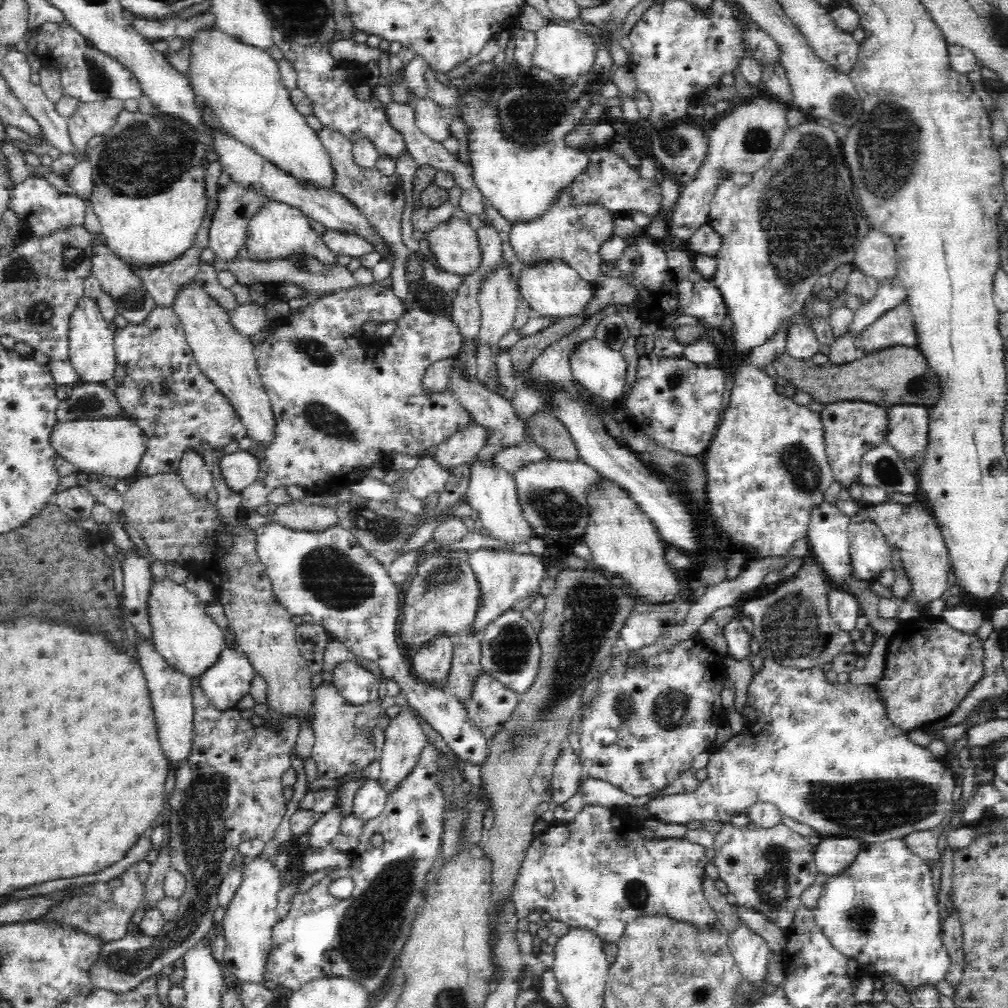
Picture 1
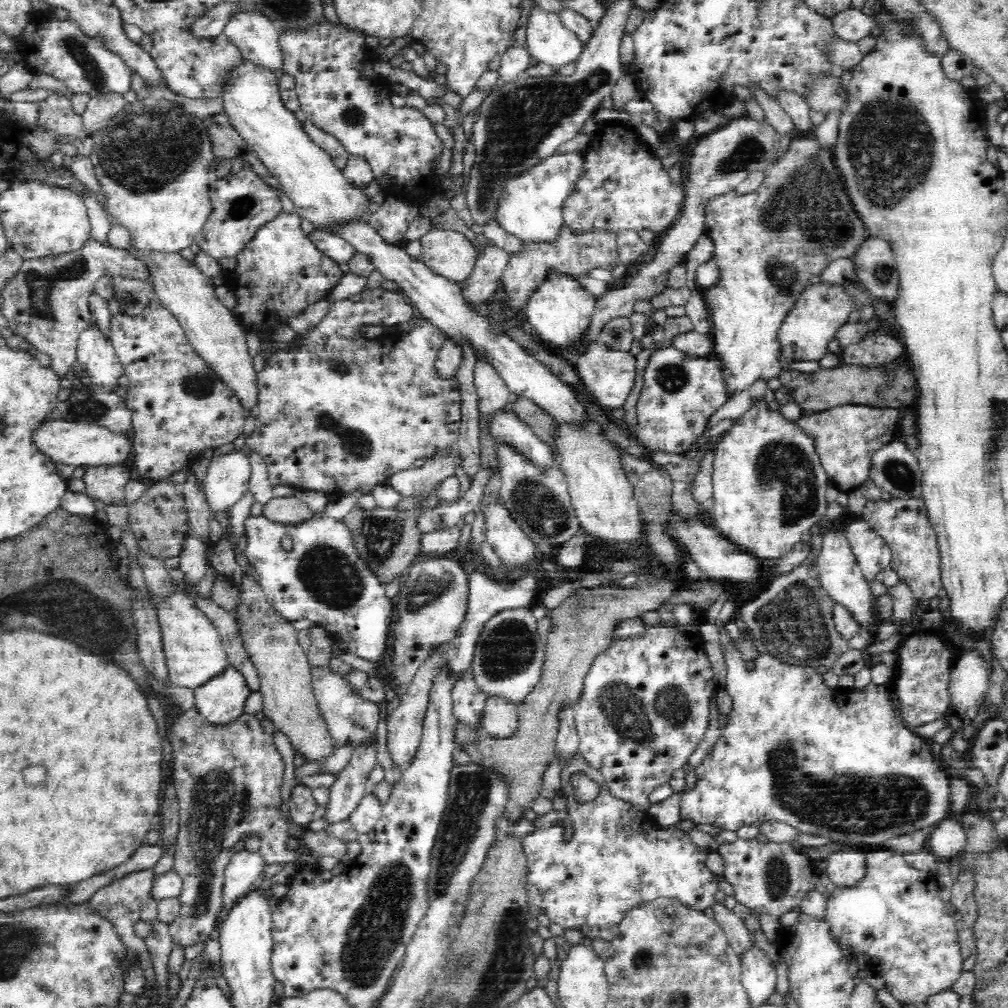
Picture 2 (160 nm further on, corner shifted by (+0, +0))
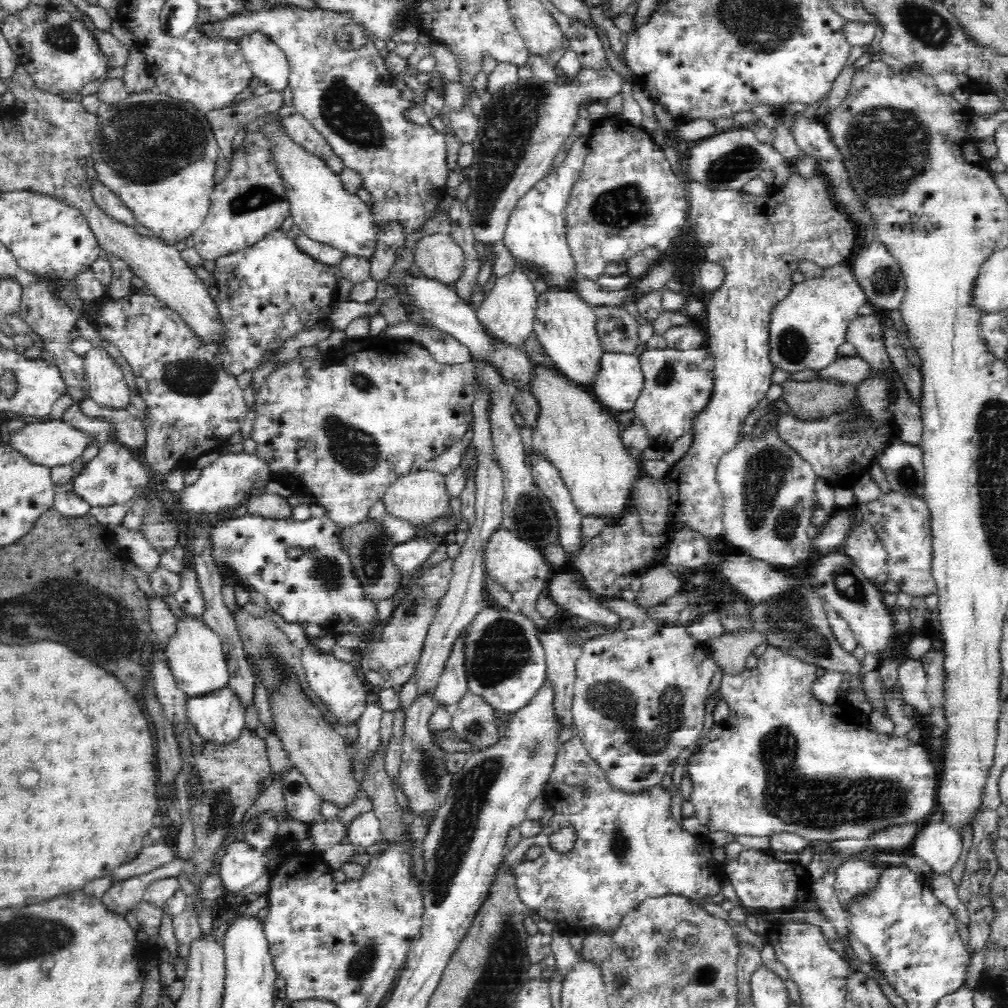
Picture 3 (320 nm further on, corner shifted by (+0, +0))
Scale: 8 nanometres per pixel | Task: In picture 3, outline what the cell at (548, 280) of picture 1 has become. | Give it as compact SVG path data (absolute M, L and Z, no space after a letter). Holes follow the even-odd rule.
M552 286L539 294L533 320L533 331L556 370L568 381L588 389L597 371L603 350L595 327L593 307L575 291Z

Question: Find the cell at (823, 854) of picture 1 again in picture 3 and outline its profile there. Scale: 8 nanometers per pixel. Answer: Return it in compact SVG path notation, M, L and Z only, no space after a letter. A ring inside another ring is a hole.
M849 859L835 868L835 891L842 908L850 899L875 887L879 875L878 865L864 860Z

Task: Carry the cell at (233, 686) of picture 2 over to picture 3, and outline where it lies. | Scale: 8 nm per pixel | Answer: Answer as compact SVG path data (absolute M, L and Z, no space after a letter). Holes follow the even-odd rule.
M222 685L220 688L212 689L203 695L187 697L187 719L196 732L208 741L220 741L227 743L235 739L244 725L245 708L238 697L238 693L230 685Z

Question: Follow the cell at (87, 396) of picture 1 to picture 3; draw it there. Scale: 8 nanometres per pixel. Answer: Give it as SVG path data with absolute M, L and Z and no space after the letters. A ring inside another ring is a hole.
M86 396L80 402L80 414L86 418L102 418L110 424L110 437L124 446L138 448L144 444L145 432L141 420L134 418L127 408L100 406Z

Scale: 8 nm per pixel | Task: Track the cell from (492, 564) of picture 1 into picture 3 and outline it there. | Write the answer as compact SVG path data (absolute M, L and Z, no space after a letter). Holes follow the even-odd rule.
M471 624L466 630L454 640L449 658L444 666L444 672L438 680L438 686L434 690L435 702L442 703L448 707L451 714L457 709L457 700L468 691L468 676L466 676L466 648L467 637Z

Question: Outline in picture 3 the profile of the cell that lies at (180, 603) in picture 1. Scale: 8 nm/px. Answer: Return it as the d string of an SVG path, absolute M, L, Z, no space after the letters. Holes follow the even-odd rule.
M188 614L176 616L173 631L169 634L164 653L178 688L187 697L195 697L220 688L229 681L229 668L220 635L210 629L204 618L192 618Z

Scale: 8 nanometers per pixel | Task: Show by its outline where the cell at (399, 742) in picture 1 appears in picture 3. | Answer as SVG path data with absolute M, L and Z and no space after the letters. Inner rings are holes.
M475 375L473 380L475 386L475 397L471 406L472 417L472 440L471 447L475 452L476 471L476 516L474 524L470 526L466 534L466 542L460 548L460 554L454 559L453 576L446 594L441 600L439 614L428 630L426 640L423 644L421 657L418 659L414 671L414 684L416 684L416 696L429 696L434 699L434 690L438 686L438 680L444 672L444 666L454 640L466 630L478 616L485 605L482 591L485 589L485 547L488 539L496 528L502 526L503 522L503 472L495 457L492 444L492 429L490 428L490 414L492 414L492 389L488 381Z

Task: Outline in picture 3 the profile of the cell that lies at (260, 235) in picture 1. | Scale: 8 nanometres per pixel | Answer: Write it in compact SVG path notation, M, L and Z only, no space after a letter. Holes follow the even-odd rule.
M280 229L267 232L256 244L239 250L231 255L220 256L215 260L212 271L216 278L219 296L214 298L220 317L226 329L226 348L222 355L217 354L222 366L230 374L237 376L243 372L254 372L268 354L278 352L282 343L296 331L316 321L326 322L336 296L336 266L328 266L314 259L296 245L295 239Z

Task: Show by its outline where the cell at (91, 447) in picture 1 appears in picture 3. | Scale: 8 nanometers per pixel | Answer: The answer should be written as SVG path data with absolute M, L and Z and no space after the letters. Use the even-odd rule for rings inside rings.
M50 419L25 424L20 430L10 434L9 444L14 445L20 453L24 453L34 463L52 468L53 466L68 466L76 462L86 452L86 448L96 442L96 437L97 434L88 434L84 430L78 430L61 419Z

